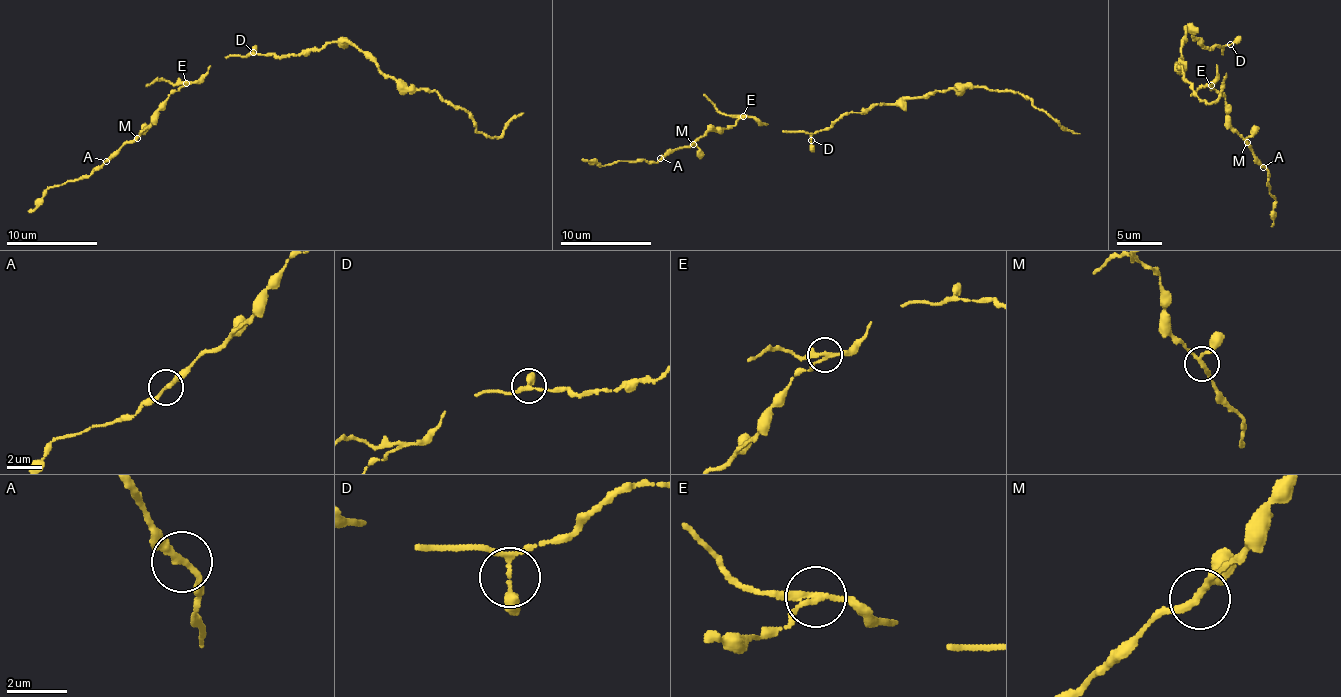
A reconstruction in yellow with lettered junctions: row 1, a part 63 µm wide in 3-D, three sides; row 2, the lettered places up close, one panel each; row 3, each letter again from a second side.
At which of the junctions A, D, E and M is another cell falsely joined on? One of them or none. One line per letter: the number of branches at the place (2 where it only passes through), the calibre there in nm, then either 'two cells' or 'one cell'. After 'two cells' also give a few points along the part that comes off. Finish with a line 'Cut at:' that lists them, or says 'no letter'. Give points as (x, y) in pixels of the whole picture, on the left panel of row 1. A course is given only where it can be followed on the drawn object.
A: branches 2; calibre 240 nm; one cell
D: branches 3; calibre 190 nm; one cell
E: branches 3; calibre 200 nm; two cells; course (187, 82), (154, 78), (145, 86)
M: branches 3; calibre 190 nm; one cell
Cut at: E

